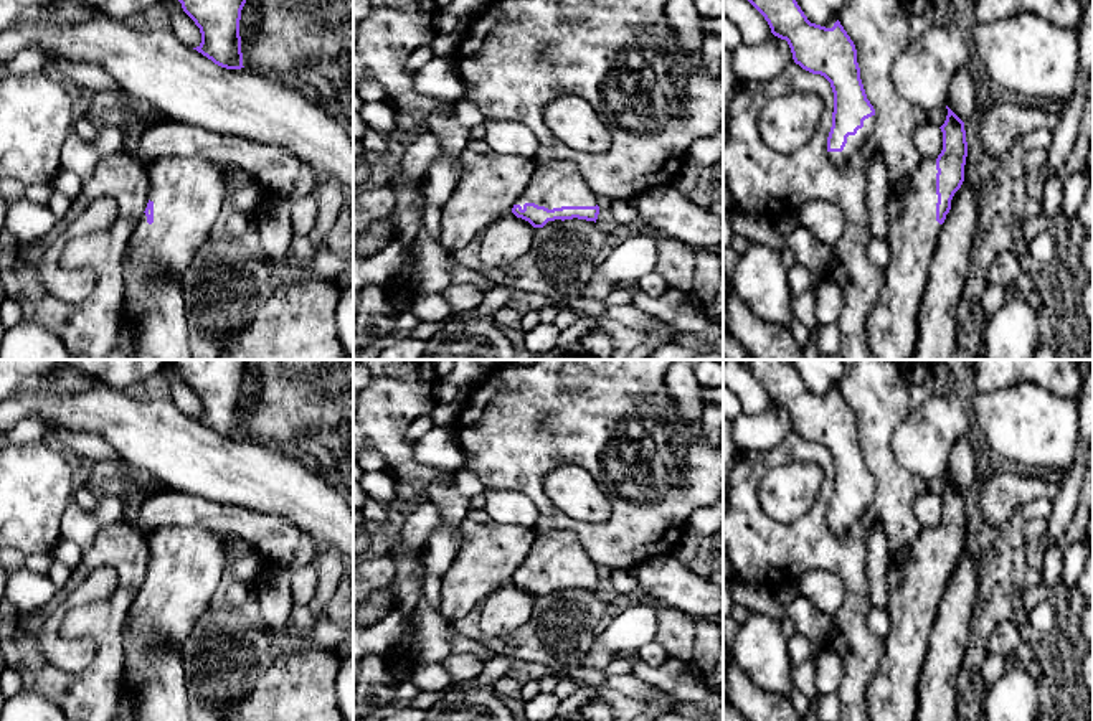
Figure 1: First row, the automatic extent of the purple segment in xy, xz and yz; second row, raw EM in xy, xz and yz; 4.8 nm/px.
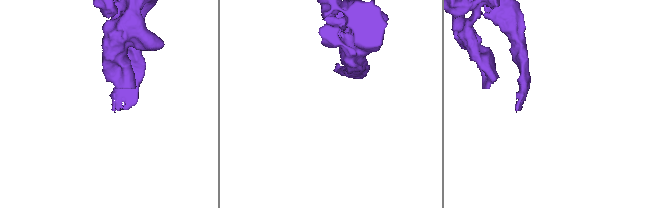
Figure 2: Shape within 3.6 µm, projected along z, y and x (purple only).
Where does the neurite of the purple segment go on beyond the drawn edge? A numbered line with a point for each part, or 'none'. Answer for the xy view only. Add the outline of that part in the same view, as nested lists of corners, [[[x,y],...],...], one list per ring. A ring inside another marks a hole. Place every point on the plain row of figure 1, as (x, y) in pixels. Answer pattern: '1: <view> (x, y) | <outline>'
1: xy (187, 561) | [[[165,526],[149,533],[147,541],[154,592],[149,594],[142,582],[129,609],[130,632],[159,640],[163,647],[183,655],[185,645],[200,635],[196,624],[211,606],[223,577],[225,536],[200,526]]]

